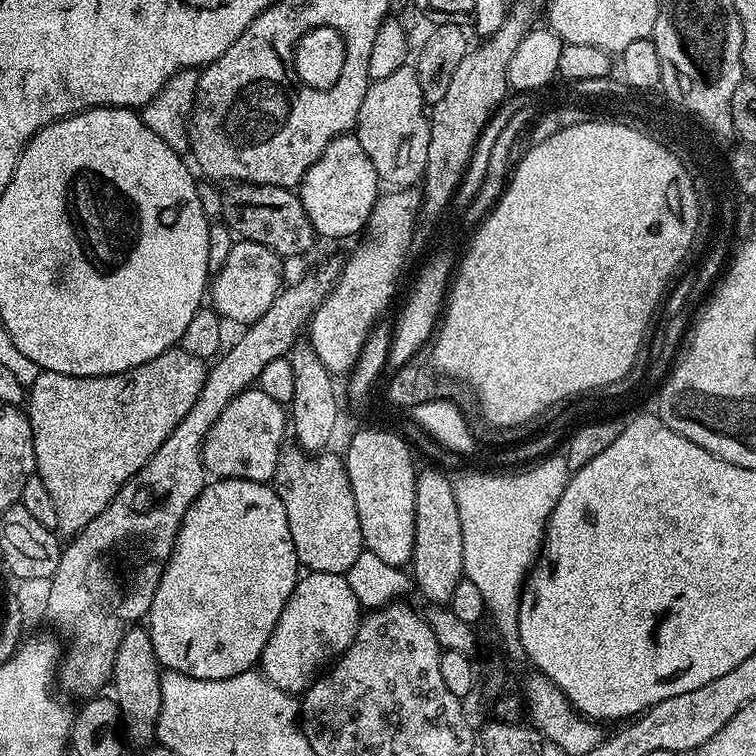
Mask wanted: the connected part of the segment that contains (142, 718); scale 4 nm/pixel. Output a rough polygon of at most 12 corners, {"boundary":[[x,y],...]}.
{"boundary":[[147,627],[125,628],[110,684],[131,747],[157,743],[160,663]]}

